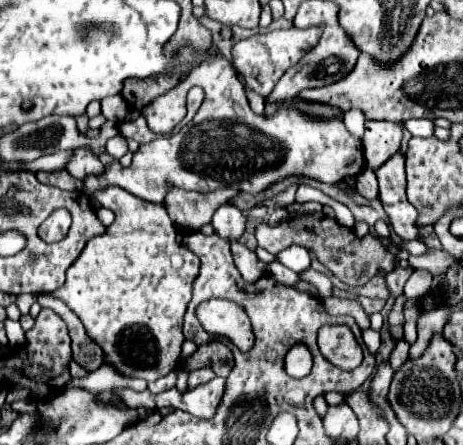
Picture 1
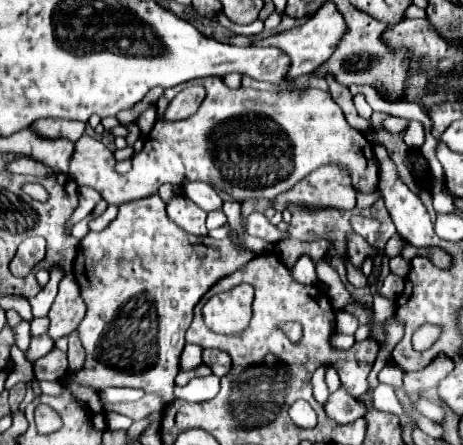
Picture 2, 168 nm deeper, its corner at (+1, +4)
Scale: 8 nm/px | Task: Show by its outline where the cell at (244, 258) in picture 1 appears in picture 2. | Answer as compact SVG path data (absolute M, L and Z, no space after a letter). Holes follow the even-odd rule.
M158 193L156 195L150 195L150 197L144 197L144 199L138 199L138 201L130 201L130 203L120 205L118 217L102 233L88 233L80 241L80 245L78 245L78 257L74 261L74 277L76 277L76 281L78 281L80 289L82 289L80 291L82 293L82 299L88 305L88 311L86 311L86 317L84 317L84 351L86 351L84 381L80 381L80 383L82 385L90 385L90 387L94 387L98 391L102 391L106 387L134 387L134 389L144 389L144 393L156 393L156 395L160 395L162 401L164 401L164 405L166 403L172 403L174 401L174 377L180 371L180 353L184 349L184 333L186 333L186 329L190 327L190 323L194 319L194 307L196 307L196 303L204 297L204 293L208 289L212 289L212 285L216 285L216 281L220 281L222 277L232 275L236 269L240 269L242 265L246 265L252 257L254 257L254 253L238 249L228 239L216 241L212 237L196 237L196 235L190 235L184 229L180 229L174 221L168 219L168 215L166 215L166 203L160 199Z

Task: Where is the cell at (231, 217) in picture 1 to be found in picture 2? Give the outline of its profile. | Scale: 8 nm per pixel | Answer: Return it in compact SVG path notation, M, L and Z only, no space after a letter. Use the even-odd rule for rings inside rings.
M200 181L186 183L186 185L184 185L184 195L188 195L194 203L198 203L204 211L222 209L222 199L220 199L220 195L218 195L218 193L214 191L214 187L208 185L208 183L200 183Z

